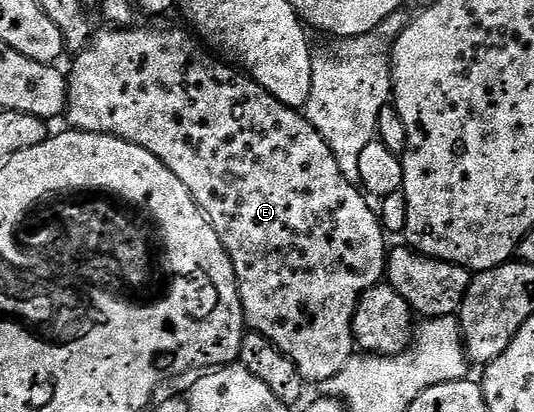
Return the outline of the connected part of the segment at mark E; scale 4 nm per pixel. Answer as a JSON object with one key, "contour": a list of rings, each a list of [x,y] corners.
{"contour":[[[156,25],[146,28],[104,27],[101,33],[100,30],[93,32],[88,47],[75,54],[73,61],[76,62],[73,63],[72,70],[67,70],[66,73],[68,79],[66,121],[72,124],[69,126],[73,130],[81,133],[109,133],[112,137],[129,141],[138,147],[146,147],[150,155],[154,155],[166,167],[170,167],[170,171],[174,171],[174,175],[182,179],[186,191],[190,191],[194,203],[198,203],[198,207],[214,227],[218,239],[222,239],[222,247],[226,247],[226,255],[230,255],[230,263],[234,267],[240,292],[240,302],[244,308],[245,326],[251,332],[266,335],[266,339],[270,339],[270,343],[274,343],[278,351],[294,359],[294,367],[298,367],[305,382],[323,383],[330,380],[334,375],[338,375],[338,371],[342,371],[345,363],[354,356],[352,320],[360,302],[360,296],[370,287],[381,284],[386,277],[386,248],[384,249],[386,234],[377,210],[373,206],[371,209],[368,206],[369,198],[353,182],[348,181],[346,175],[342,175],[338,167],[338,159],[334,159],[322,135],[318,135],[316,128],[308,122],[301,110],[291,109],[278,103],[274,95],[266,92],[247,73],[217,59],[211,52],[204,53],[205,46],[187,28],[184,28],[185,30],[159,29]]]}

